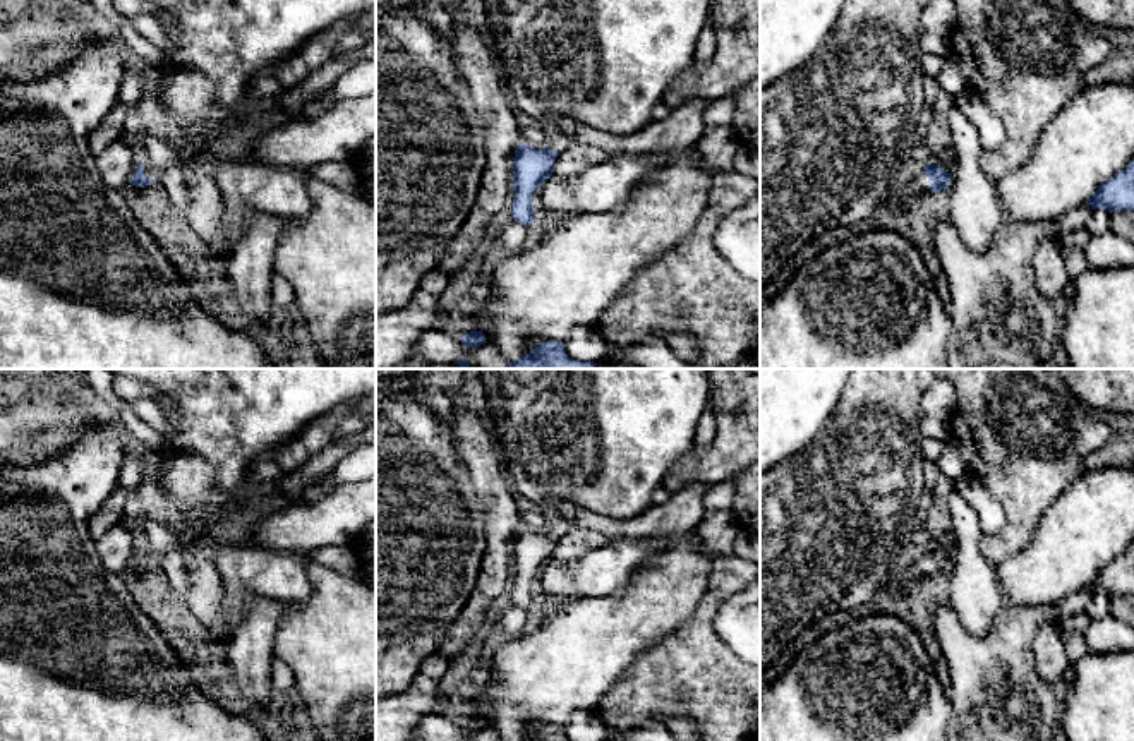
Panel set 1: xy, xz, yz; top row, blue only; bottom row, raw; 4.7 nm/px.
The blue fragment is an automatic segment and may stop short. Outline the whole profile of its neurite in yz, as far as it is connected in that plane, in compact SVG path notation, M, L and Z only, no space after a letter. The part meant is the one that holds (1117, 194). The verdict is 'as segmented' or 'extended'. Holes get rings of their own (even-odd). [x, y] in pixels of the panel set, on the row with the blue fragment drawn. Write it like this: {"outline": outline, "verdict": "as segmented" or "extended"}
{"outline": "M1134 160L1129 166L1108 178L1088 201L1091 209L1134 211Z", "verdict": "as segmented"}

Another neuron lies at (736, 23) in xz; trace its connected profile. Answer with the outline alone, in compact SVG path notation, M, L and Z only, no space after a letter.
M709 0L709 26L715 33L715 53L709 62L693 62L666 87L660 101L676 110L690 99L719 99L760 77L760 0Z

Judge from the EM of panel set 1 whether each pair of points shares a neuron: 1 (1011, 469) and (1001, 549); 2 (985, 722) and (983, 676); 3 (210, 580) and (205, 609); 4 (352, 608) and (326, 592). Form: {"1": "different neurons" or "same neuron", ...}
{"1": "same neuron", "2": "same neuron", "3": "same neuron", "4": "same neuron"}

